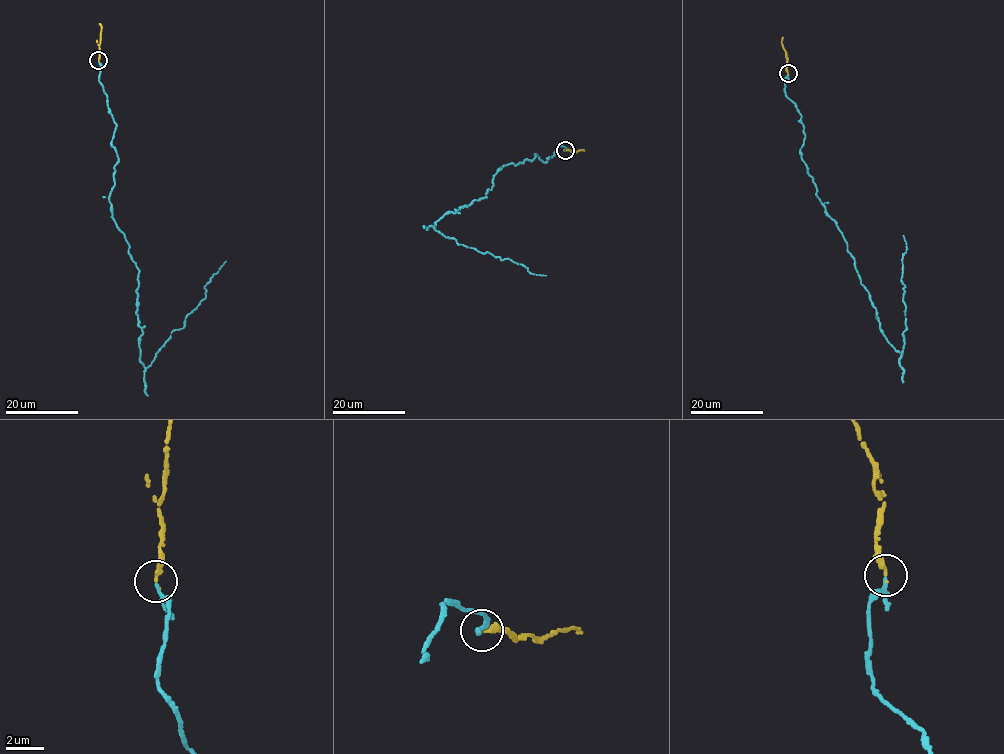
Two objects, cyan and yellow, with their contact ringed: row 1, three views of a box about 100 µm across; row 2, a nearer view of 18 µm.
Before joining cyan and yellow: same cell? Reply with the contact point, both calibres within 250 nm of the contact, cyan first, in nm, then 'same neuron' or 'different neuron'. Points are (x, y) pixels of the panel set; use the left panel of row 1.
(98, 60) | 140/260 nm | same neuron

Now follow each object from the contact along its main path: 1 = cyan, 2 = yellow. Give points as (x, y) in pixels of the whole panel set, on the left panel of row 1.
1: (98, 61), (116, 125), (109, 199), (138, 269), (143, 365), (184, 327), (226, 261)
2: (98, 60), (99, 23)

